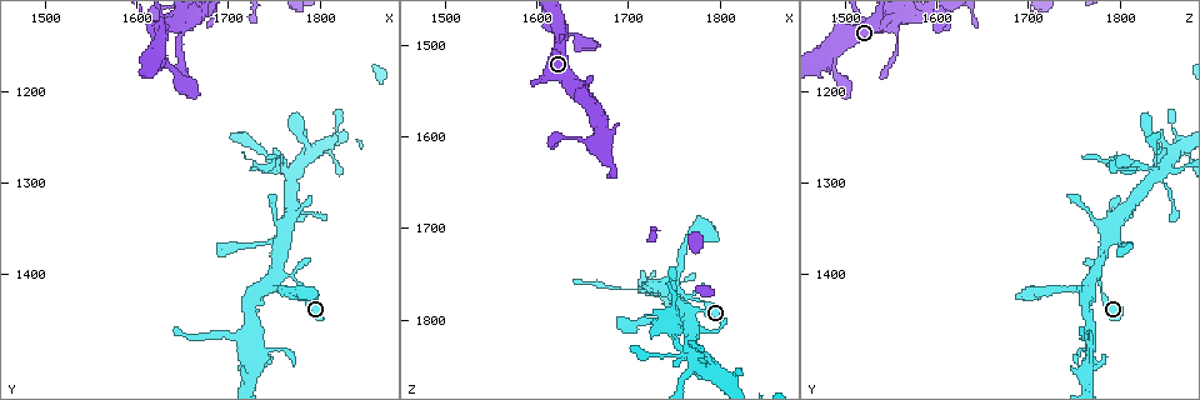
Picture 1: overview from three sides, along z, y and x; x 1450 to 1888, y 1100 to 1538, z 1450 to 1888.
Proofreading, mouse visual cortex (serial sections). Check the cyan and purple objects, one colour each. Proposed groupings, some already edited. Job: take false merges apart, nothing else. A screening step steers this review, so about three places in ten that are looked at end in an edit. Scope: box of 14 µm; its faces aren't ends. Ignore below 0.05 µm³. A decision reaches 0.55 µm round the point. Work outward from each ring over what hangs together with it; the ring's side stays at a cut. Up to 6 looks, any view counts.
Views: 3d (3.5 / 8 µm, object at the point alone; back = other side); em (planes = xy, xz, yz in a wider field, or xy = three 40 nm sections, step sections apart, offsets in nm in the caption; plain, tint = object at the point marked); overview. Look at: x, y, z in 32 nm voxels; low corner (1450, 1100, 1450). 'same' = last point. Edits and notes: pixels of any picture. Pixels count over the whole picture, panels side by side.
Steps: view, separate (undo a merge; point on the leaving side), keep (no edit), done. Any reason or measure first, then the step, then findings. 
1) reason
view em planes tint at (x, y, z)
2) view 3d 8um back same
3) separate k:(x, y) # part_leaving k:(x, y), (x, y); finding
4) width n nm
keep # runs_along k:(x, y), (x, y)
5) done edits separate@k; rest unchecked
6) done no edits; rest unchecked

abrupt turn
view 3d 3.5um at (1645, 1150, 1555)

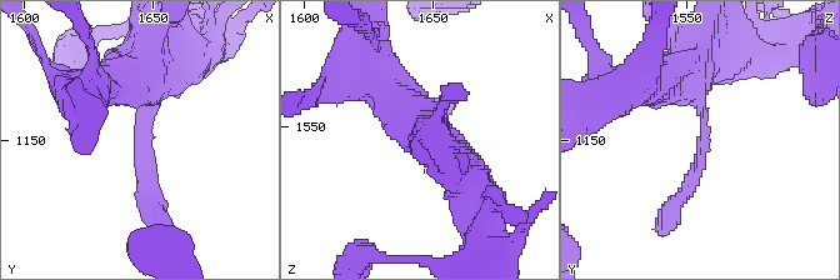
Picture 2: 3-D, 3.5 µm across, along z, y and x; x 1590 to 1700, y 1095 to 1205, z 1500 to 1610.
need the tissue
view em xy step 2 tint at (1647, 1147, 1557)

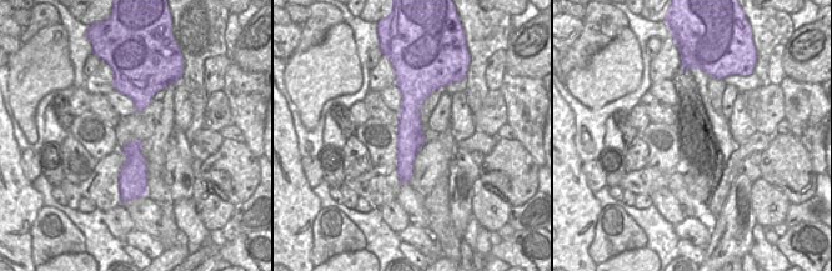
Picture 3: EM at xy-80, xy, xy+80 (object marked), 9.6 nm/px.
keep # runs_along 3:(405, 81), (409, 145), (404, 180); all the same cell

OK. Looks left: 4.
side arm on a straight run
view 3d 8um at (1635, 1170, 1485)

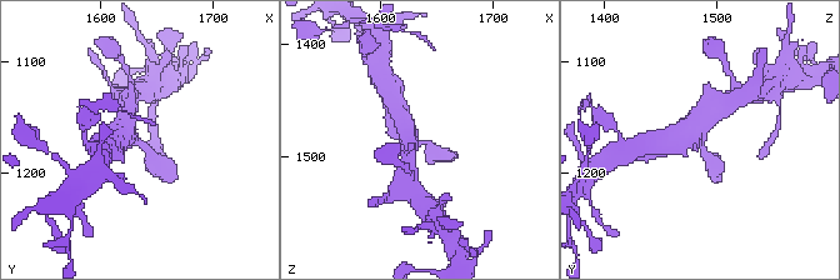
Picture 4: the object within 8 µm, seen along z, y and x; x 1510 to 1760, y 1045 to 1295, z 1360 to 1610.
closer look
view 3d 3.5um at (1636, 1176, 1486)

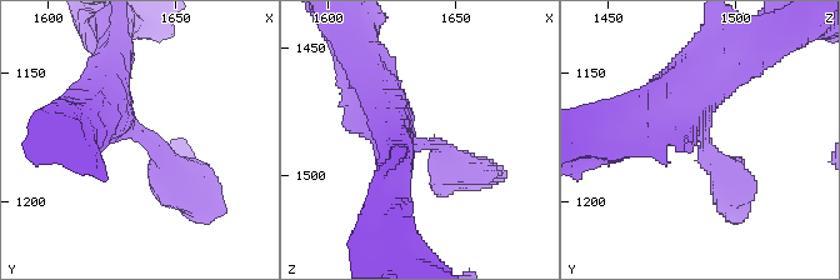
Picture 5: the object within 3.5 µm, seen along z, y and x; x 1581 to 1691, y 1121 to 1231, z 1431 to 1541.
arms 3; arm_widths 400, 400, 500 nm; shape alone is not enough
view em xy step 3 tint at (1637, 1174, 1487)

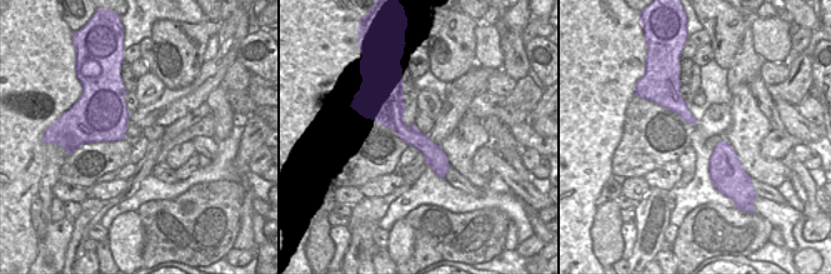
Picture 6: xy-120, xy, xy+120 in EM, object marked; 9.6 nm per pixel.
keep # runs_along 6:(399, 85), (396, 121), (441, 174); one cell here

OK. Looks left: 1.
done no edits; rest unchecked

